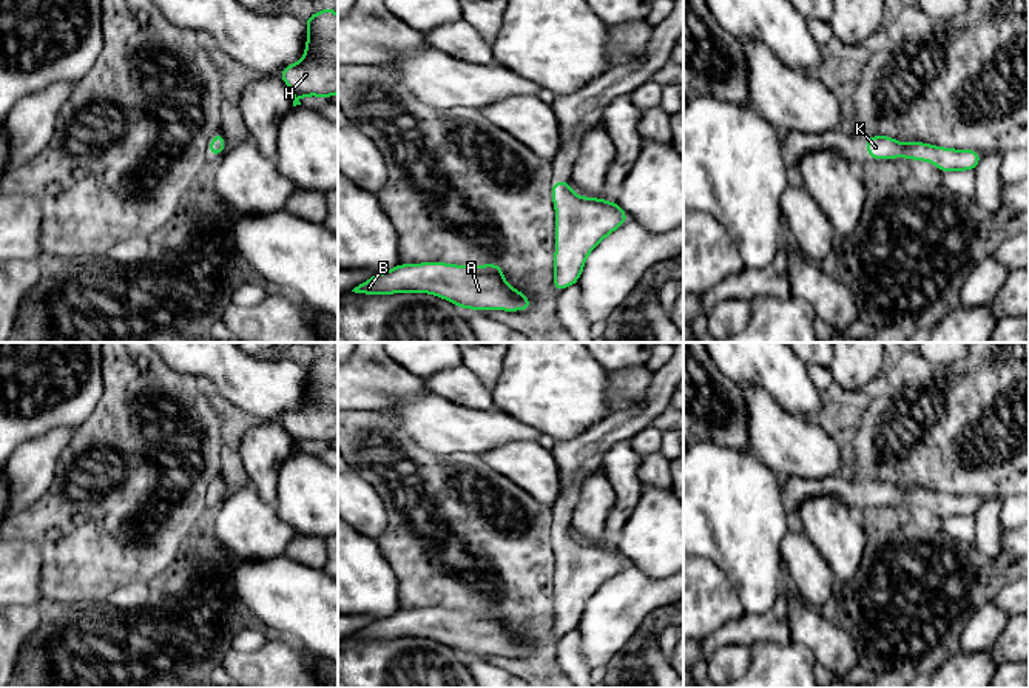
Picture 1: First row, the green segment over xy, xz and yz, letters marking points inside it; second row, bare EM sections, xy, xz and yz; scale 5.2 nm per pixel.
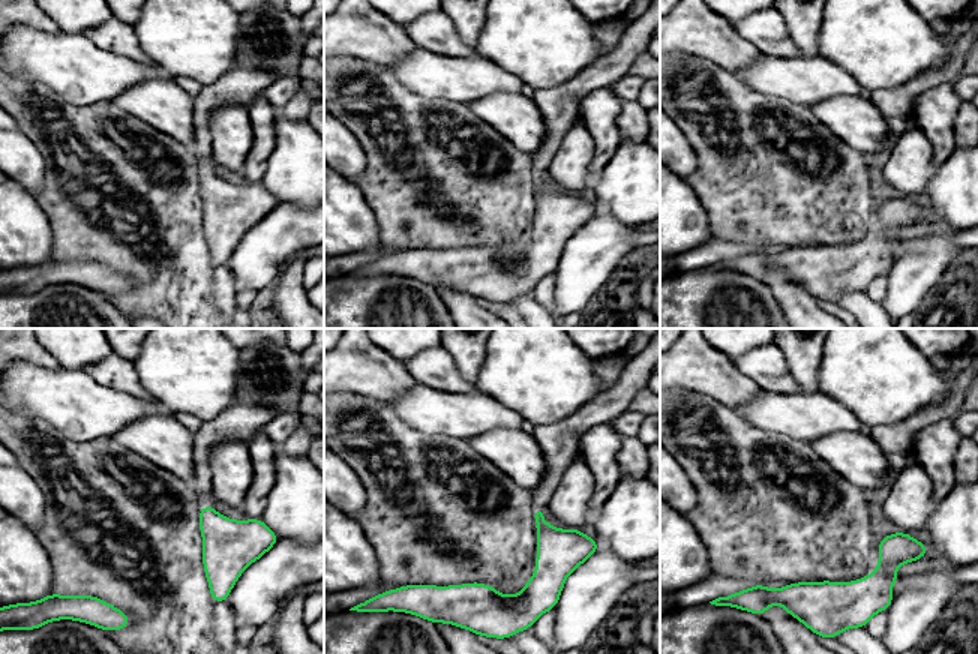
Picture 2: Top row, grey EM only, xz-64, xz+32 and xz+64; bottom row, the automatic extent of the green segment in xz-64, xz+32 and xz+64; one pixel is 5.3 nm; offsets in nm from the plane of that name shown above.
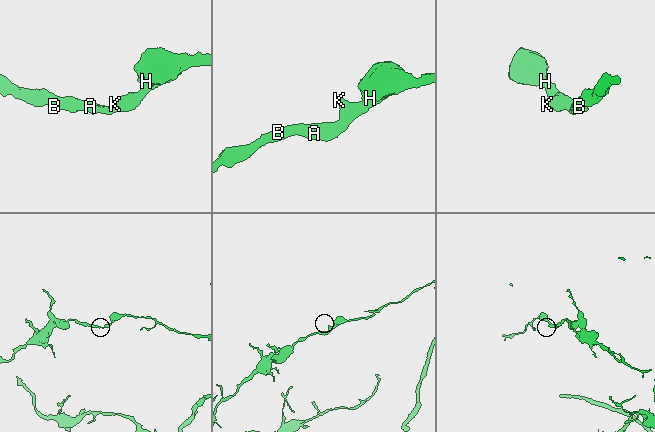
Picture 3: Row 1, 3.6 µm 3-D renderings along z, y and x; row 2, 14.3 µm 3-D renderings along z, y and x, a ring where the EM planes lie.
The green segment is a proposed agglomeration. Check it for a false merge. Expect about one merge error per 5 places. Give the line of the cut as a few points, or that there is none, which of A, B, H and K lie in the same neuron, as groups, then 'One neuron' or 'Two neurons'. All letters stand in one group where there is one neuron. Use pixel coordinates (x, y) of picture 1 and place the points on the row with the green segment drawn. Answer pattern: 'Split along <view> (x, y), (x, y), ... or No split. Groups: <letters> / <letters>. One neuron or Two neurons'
No split. Groups: A B H K. One neuron

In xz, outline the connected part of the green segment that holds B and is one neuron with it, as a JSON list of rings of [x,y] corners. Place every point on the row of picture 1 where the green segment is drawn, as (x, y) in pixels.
[[[446,262],[398,264],[376,273],[352,292],[363,295],[432,293],[474,310],[529,310],[532,301],[514,290],[504,279],[500,264],[452,265]]]

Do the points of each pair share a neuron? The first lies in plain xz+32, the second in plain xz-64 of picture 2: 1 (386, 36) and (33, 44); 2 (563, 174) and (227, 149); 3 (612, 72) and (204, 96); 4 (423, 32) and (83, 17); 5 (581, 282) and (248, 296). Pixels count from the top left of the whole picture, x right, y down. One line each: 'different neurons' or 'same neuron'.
1: different neurons
2: same neuron
3: same neuron
4: different neurons
5: different neurons

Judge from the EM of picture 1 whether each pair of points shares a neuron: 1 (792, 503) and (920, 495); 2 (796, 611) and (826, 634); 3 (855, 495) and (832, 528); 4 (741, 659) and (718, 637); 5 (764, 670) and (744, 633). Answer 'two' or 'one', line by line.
1: one
2: one
3: two
4: two
5: two

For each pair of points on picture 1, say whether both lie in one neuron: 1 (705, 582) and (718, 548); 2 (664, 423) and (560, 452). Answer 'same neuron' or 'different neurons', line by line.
1: different neurons
2: different neurons

